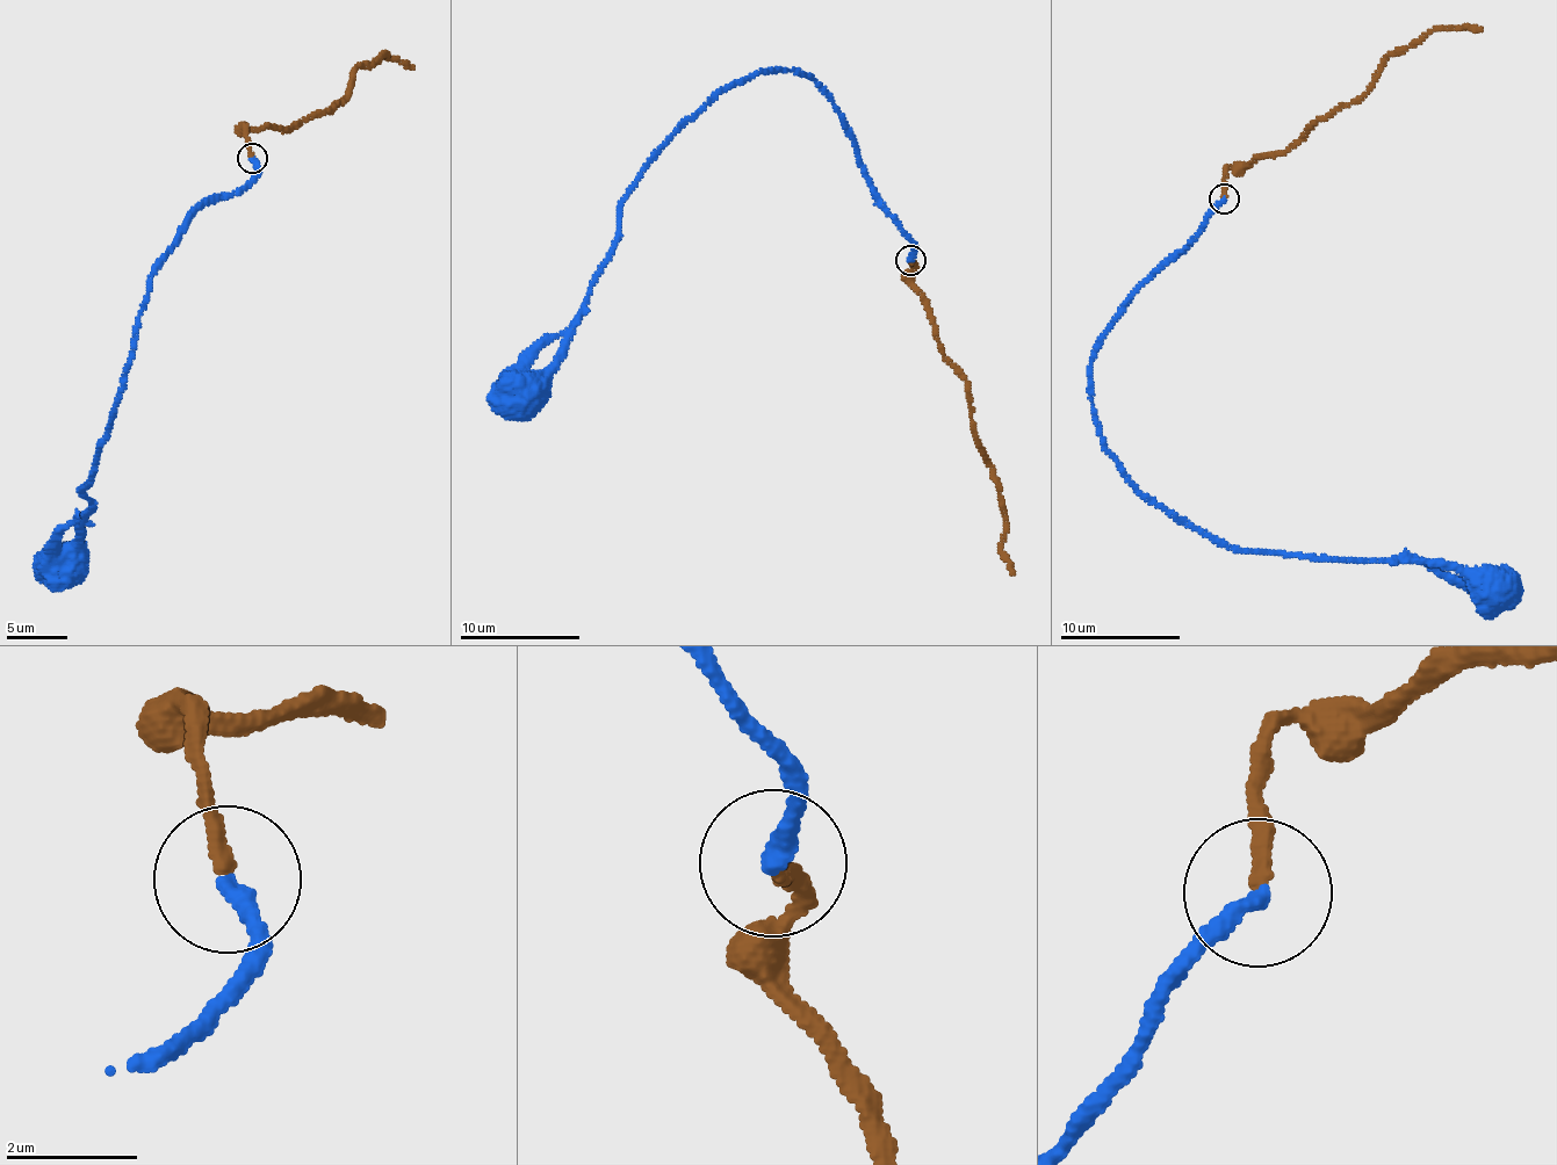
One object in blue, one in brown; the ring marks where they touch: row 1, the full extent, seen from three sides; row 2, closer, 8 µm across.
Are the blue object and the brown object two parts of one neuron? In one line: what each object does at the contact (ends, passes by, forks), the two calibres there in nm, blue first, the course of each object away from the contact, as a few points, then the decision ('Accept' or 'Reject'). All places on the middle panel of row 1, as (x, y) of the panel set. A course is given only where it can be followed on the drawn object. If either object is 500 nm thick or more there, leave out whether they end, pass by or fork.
At the ring blue ends. At the ring brown ends. Thickness 280 nm (blue) against 240 nm. Course of blue: (910, 261), (909, 236), (820, 86), (785, 69), (761, 71), (677, 125), (647, 164), (566, 352), (516, 398). Course of brown: (912, 261), (912, 288), (943, 360), (967, 383), (971, 426), (994, 469), (1004, 520), (1001, 555), (1013, 573). Accept

